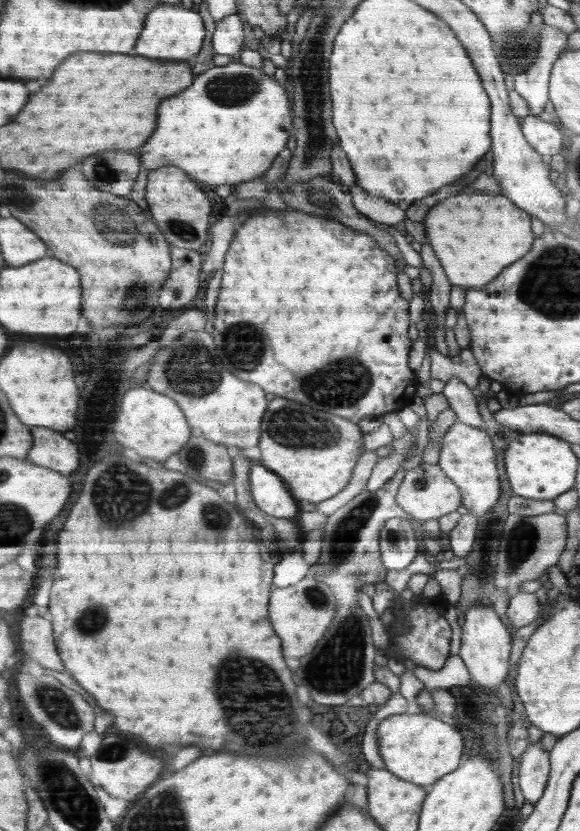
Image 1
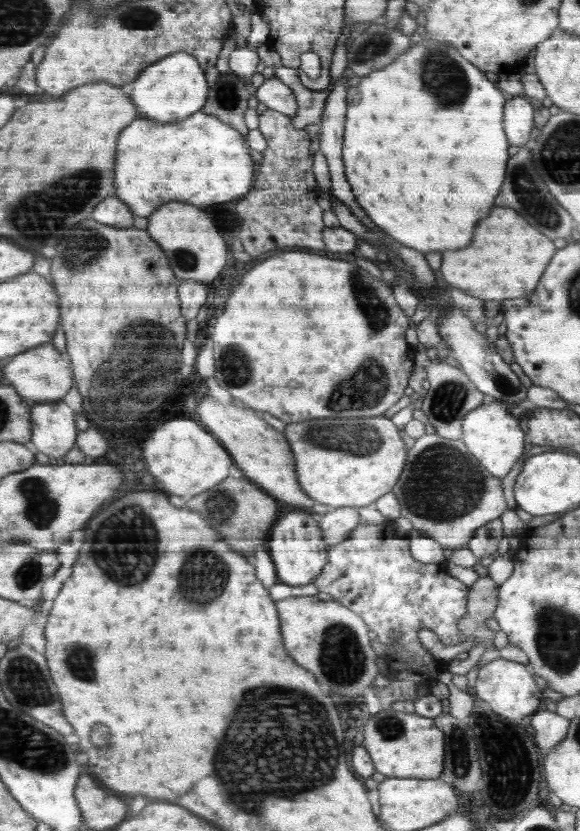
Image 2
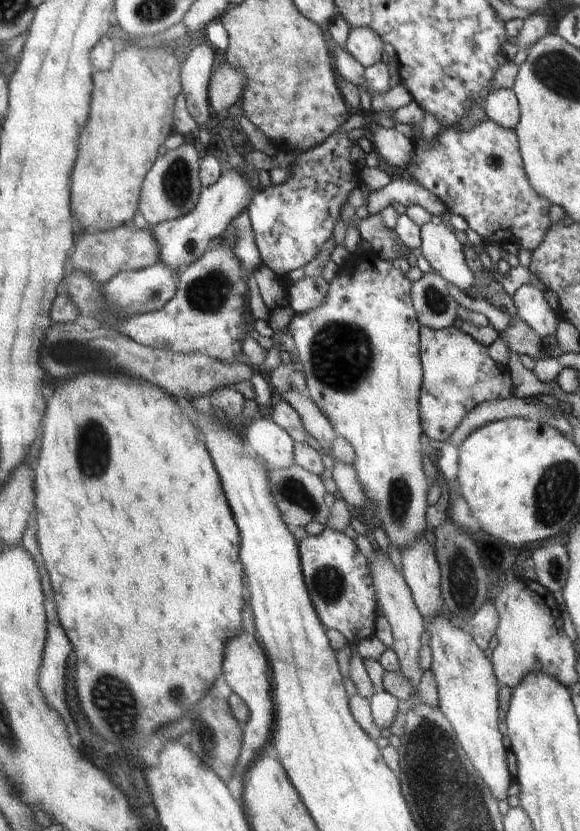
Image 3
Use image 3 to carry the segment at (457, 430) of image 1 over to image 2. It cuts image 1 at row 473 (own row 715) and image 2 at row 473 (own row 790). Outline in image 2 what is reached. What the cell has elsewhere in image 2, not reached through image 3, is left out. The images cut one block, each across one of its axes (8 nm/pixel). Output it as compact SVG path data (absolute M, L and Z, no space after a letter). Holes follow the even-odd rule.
M487 399L478 408L471 410L462 422L462 440L470 454L493 476L499 479L510 472L524 452L524 432L518 422L506 412L502 401Z

